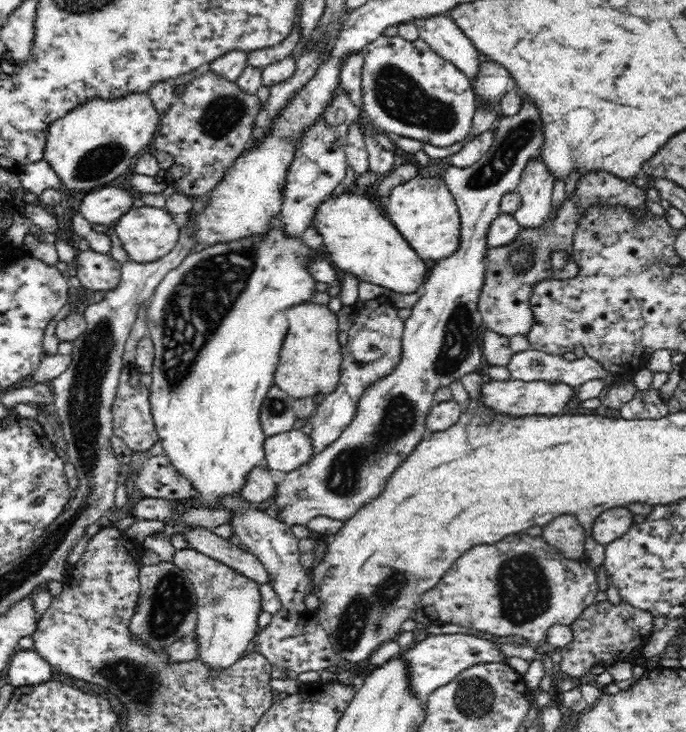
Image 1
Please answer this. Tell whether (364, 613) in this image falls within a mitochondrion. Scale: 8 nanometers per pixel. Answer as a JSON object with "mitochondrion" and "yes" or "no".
{"mitochondrion":"yes"}

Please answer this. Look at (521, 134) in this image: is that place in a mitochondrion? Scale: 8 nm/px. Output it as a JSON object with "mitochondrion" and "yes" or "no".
{"mitochondrion":"yes"}

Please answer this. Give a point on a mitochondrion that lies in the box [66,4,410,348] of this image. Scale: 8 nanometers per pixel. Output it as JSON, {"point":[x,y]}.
{"point":[221,116]}

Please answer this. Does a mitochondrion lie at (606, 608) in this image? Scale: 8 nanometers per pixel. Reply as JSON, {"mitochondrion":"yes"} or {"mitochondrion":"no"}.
{"mitochondrion":"no"}

